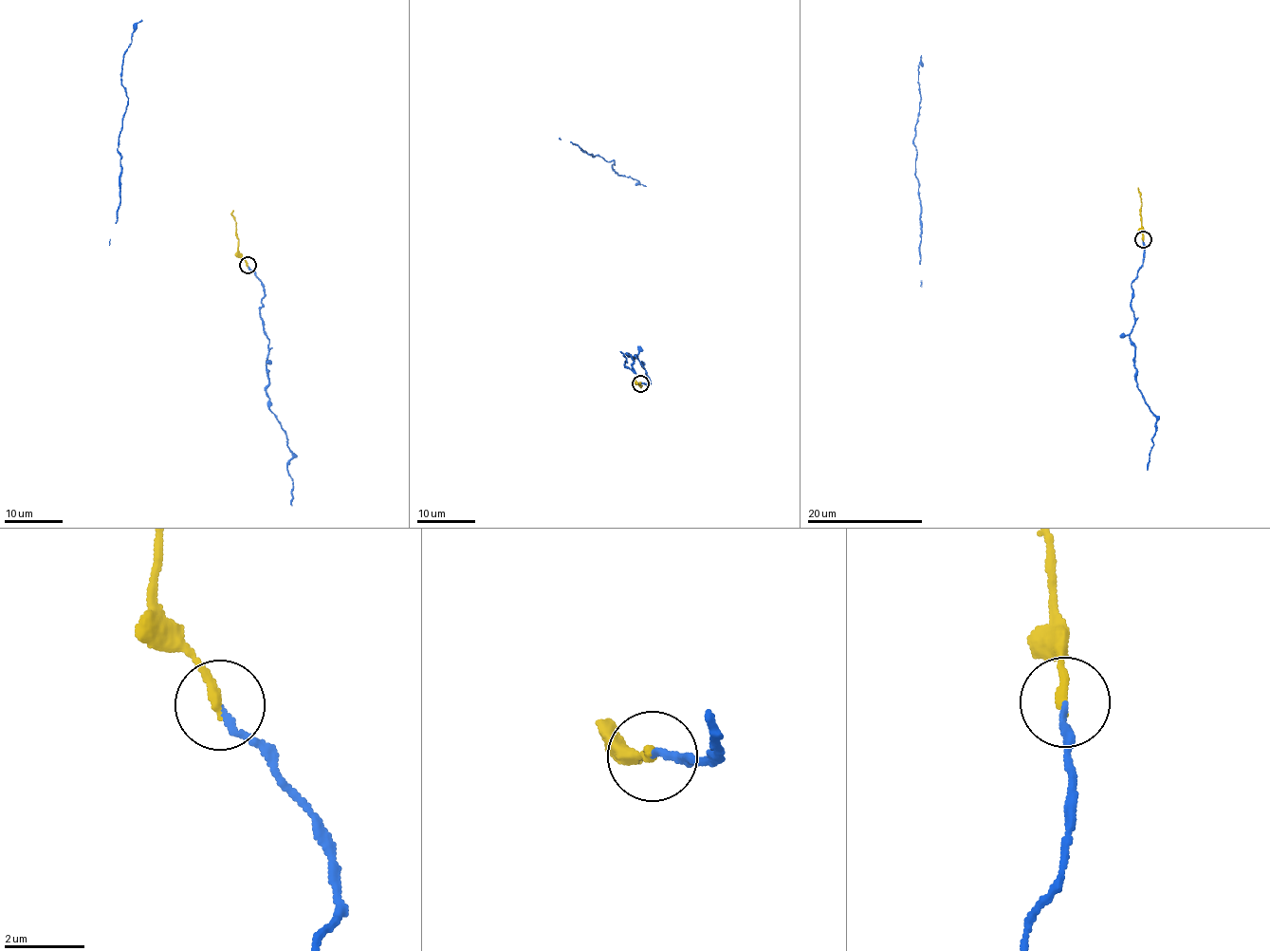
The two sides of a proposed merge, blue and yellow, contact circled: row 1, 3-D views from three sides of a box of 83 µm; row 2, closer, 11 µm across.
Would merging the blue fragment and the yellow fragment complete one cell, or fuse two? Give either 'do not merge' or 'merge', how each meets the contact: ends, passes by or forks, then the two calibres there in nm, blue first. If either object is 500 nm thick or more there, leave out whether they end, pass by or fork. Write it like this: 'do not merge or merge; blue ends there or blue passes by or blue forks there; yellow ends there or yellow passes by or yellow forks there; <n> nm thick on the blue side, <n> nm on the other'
merge; blue ends there; yellow ends there; 130 nm thick on the blue side, 240 nm on the other

